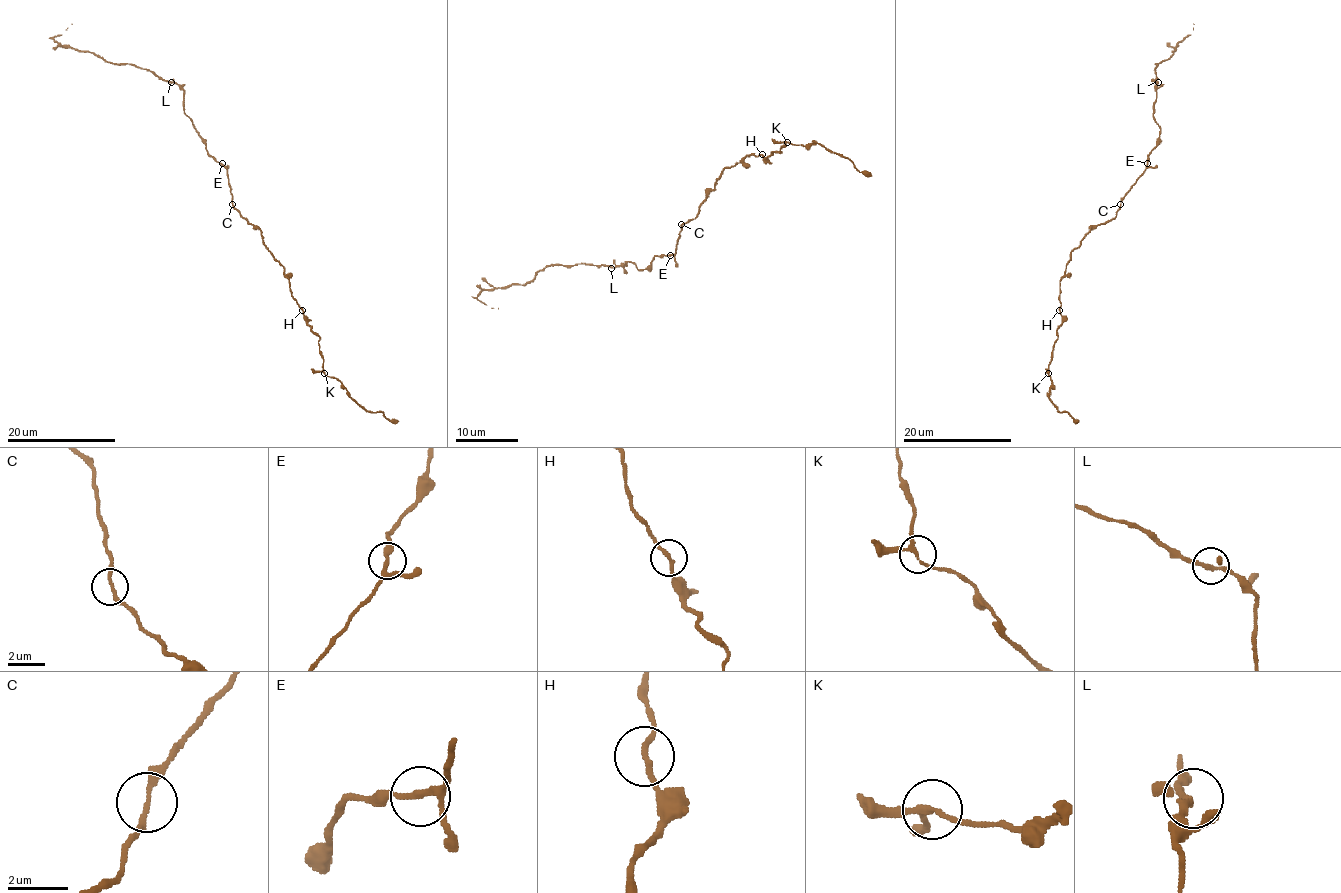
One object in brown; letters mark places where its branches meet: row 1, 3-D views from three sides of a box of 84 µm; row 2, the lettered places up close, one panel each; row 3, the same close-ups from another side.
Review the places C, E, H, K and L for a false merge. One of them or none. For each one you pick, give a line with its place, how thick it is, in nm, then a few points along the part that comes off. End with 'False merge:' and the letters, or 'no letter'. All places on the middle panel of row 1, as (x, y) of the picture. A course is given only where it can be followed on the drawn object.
False merge: no letter

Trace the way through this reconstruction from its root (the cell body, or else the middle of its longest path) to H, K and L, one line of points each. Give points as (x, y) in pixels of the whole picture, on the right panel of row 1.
H: (1120, 204), (1116, 215), (1094, 226), (1071, 253), (1071, 259), (1060, 280), (1059, 310)
K: (1120, 204), (1116, 215), (1094, 226), (1071, 253), (1059, 287), (1062, 323), (1056, 330), (1058, 337), (1048, 372)
L: (1120, 204), (1146, 168), (1147, 155), (1160, 136), (1160, 126), (1153, 116), (1158, 82)

